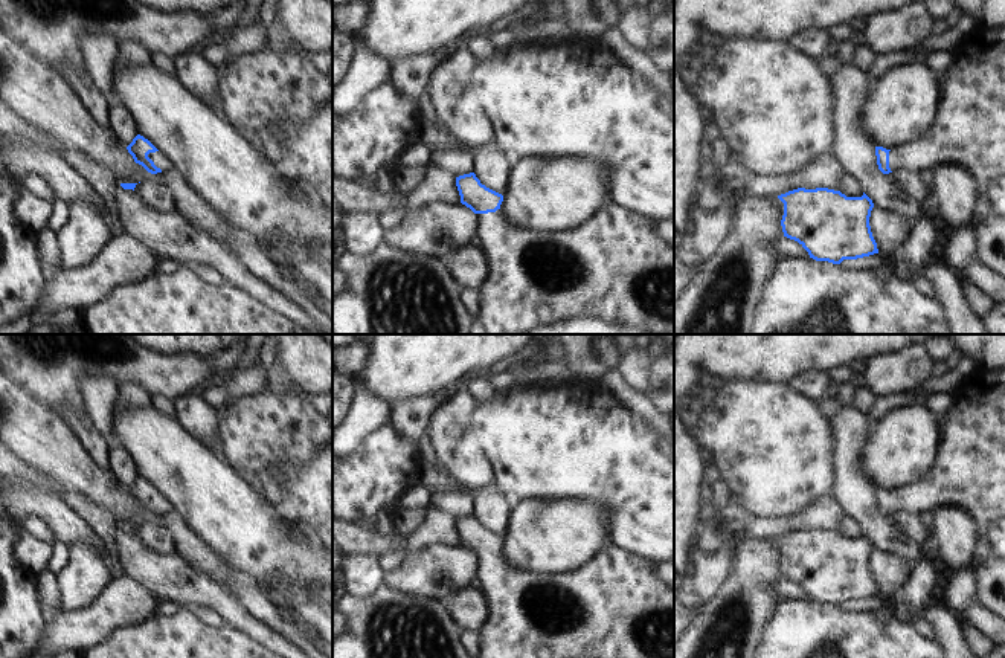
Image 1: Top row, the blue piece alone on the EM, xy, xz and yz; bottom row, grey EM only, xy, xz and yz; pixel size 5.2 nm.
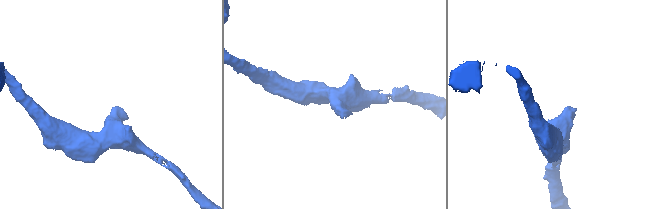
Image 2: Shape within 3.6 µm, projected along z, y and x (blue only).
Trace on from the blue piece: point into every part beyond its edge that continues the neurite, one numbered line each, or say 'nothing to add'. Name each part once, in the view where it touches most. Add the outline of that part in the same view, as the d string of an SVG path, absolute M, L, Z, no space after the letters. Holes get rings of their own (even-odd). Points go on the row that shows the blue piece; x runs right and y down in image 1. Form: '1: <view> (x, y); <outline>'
1: xy (157, 158); M160 151L149 153L148 157L154 162L157 168L162 169L162 173L172 169L165 156Z

